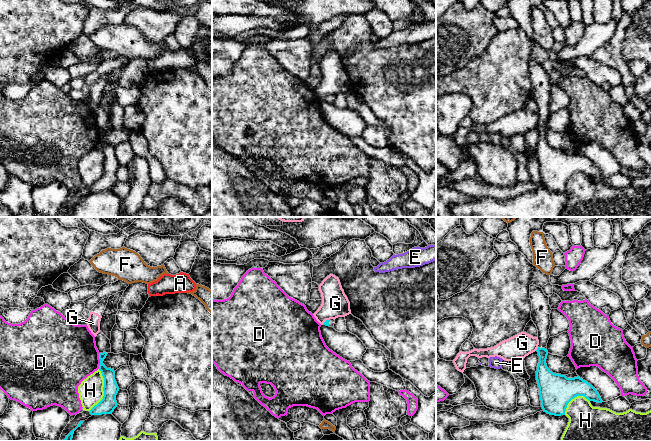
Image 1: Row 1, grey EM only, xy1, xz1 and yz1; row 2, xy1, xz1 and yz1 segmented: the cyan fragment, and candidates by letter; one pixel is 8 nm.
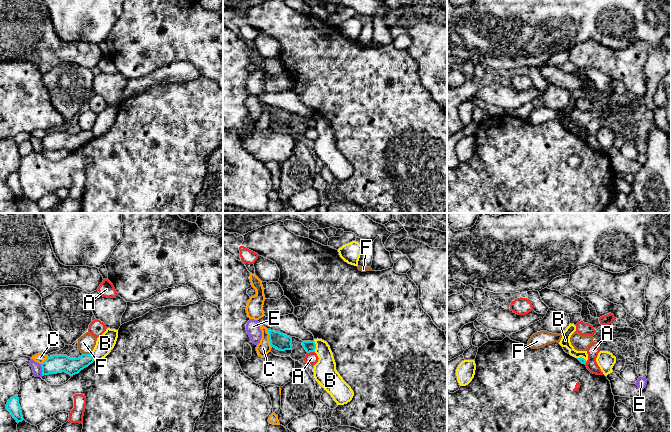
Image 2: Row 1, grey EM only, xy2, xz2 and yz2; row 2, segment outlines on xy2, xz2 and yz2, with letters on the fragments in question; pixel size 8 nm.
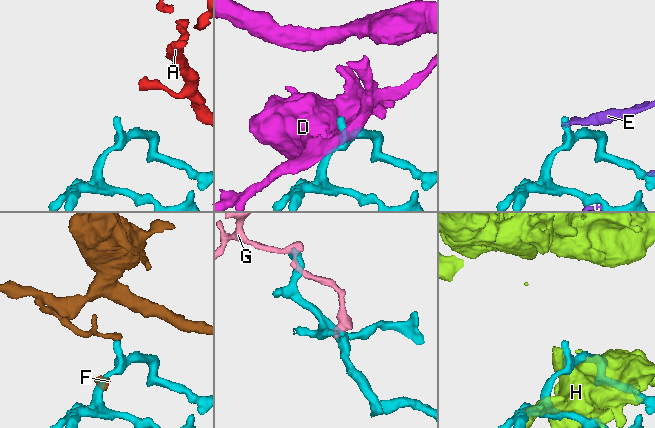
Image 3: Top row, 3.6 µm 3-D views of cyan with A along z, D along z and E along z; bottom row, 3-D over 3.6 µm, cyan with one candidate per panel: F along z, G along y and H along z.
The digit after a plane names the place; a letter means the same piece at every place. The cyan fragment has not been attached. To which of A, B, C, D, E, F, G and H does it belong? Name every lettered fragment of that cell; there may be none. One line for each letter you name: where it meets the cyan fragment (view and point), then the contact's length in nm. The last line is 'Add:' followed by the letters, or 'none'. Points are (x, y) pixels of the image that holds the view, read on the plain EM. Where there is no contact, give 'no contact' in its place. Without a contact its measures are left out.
Add: none

